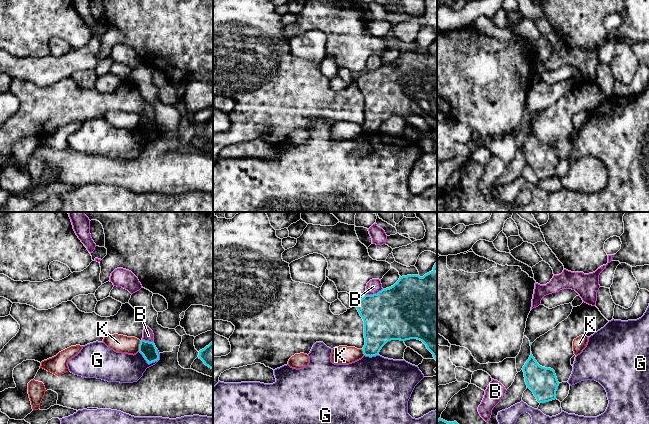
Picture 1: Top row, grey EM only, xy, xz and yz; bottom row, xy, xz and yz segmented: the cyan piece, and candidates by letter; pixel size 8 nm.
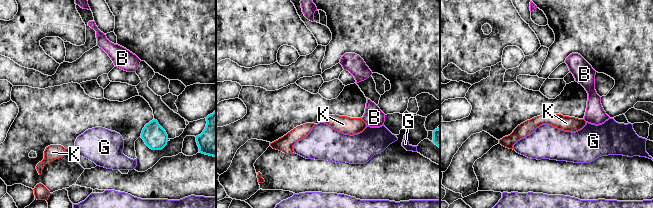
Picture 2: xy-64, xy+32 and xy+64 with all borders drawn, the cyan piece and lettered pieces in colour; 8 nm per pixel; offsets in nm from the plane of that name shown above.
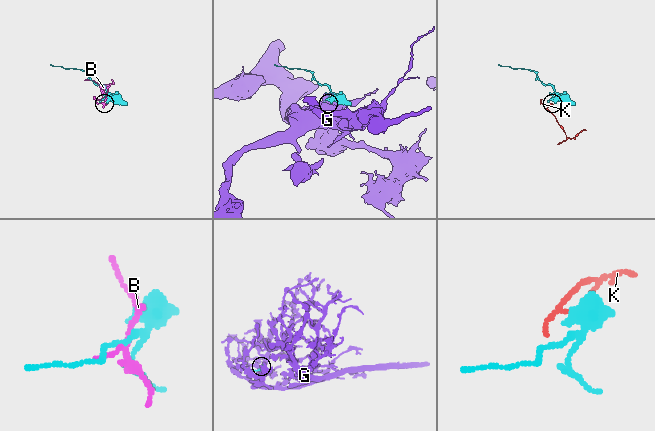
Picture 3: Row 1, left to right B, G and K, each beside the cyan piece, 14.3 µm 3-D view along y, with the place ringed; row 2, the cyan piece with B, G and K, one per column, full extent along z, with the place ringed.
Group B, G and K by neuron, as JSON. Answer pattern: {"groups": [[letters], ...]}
{"groups": [["B"], ["G"], ["K"]]}

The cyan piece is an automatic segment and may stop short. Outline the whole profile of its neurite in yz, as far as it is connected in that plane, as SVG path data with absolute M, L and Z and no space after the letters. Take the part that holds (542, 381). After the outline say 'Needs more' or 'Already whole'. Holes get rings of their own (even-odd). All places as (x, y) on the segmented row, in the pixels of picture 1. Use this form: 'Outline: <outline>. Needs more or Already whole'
Outline: M532 352L522 369L527 388L533 392L539 403L556 399L556 391L560 383L553 369L540 366Z. Already whole

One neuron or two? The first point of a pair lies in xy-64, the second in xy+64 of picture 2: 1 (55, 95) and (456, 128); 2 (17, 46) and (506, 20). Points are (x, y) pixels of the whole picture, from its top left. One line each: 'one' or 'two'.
1: one
2: one

